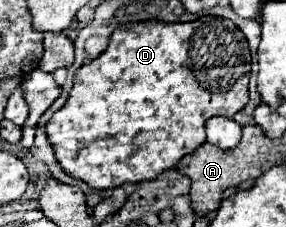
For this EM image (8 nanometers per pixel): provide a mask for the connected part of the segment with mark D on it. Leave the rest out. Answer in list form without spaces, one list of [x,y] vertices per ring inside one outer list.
[[[202,16],[194,22],[184,22],[184,24],[182,22],[180,24],[150,22],[150,24],[144,24],[142,30],[116,30],[110,36],[110,44],[108,44],[106,52],[102,52],[90,64],[78,68],[78,72],[74,74],[74,86],[70,90],[70,96],[68,96],[66,104],[58,112],[54,112],[54,116],[46,124],[46,134],[48,134],[48,140],[54,148],[54,154],[56,154],[56,160],[60,164],[60,168],[68,176],[72,176],[76,180],[82,180],[82,182],[90,184],[96,190],[116,188],[116,186],[122,186],[126,182],[136,184],[136,182],[144,182],[144,180],[154,180],[166,168],[176,166],[182,156],[190,154],[192,150],[196,150],[198,146],[204,144],[204,140],[206,140],[204,124],[206,124],[208,118],[212,118],[212,116],[232,118],[236,112],[240,112],[248,104],[250,62],[252,62],[250,60],[250,50],[248,50],[248,42],[246,42],[244,34],[236,28],[234,22],[224,20],[224,18],[216,18],[216,16]]]

